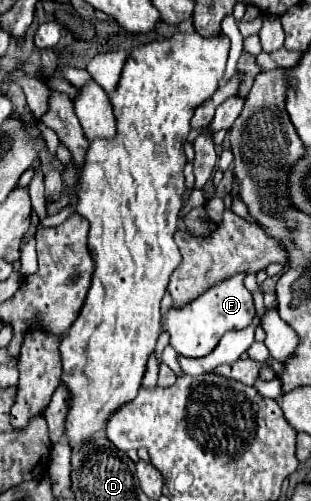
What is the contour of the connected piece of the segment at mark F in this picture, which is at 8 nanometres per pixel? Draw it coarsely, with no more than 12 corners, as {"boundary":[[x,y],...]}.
{"boundary":[[244,275],[210,287],[164,329],[178,355],[204,357],[254,321]]}

